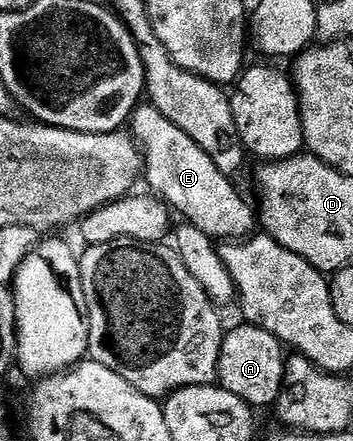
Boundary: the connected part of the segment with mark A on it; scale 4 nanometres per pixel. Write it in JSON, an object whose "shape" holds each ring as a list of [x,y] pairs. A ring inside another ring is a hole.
{"shape":[[[241,324],[225,331],[218,375],[222,389],[240,396],[251,408],[273,407],[286,385],[287,347],[263,326]]]}

